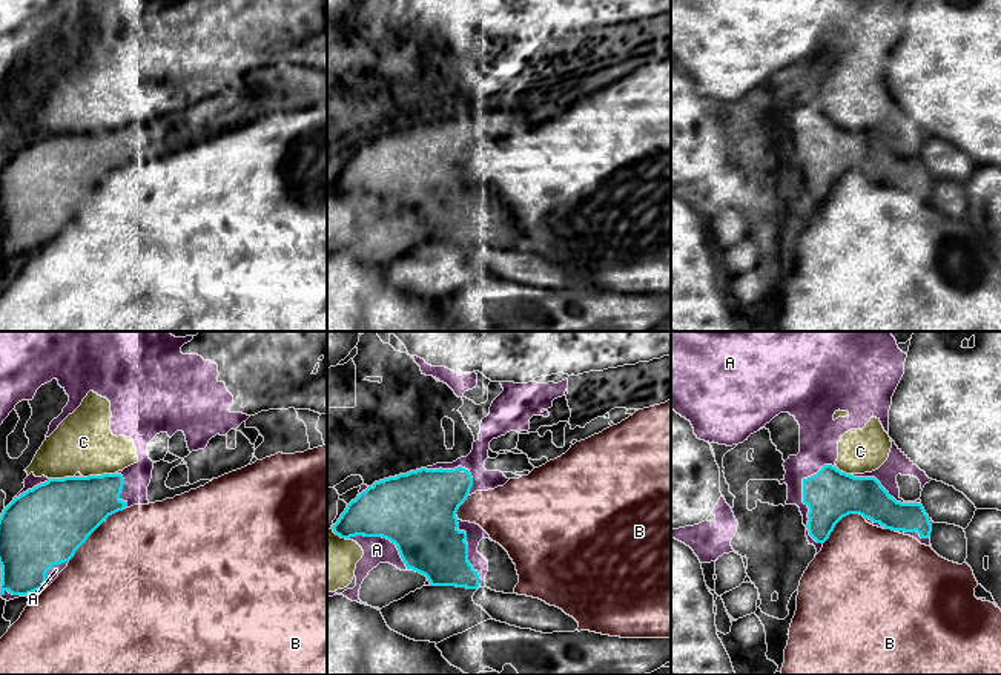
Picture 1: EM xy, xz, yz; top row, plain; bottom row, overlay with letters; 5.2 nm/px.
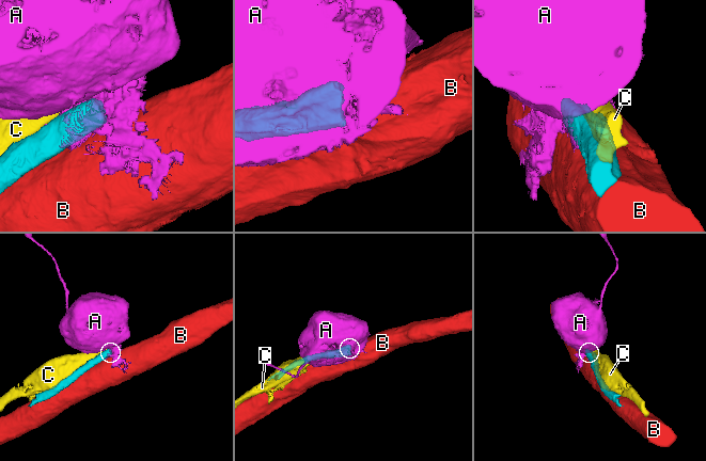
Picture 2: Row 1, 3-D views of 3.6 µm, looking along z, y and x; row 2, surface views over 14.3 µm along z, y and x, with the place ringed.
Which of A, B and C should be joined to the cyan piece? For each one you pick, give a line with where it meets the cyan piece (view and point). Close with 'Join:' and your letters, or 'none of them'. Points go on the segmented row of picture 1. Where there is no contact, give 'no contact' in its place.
Join: none of them

